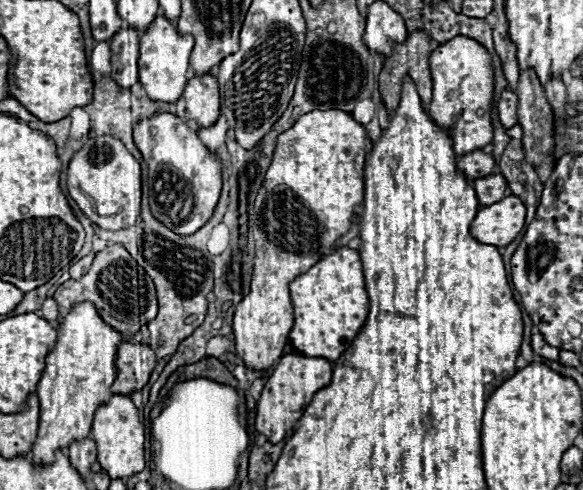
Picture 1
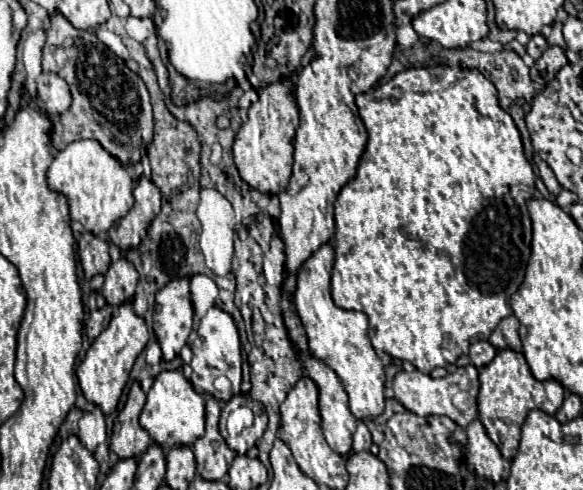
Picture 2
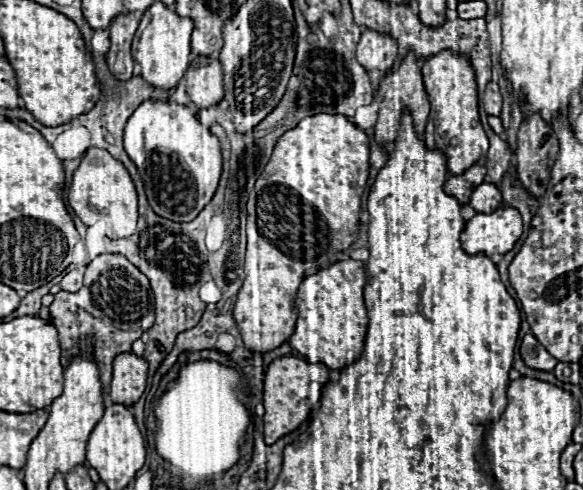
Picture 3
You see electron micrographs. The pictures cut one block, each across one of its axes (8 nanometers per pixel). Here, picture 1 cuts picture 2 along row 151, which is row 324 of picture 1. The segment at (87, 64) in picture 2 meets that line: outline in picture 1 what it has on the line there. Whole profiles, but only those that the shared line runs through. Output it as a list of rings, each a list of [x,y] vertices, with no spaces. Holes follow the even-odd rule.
[[[112,244],[102,252],[98,252],[90,270],[80,280],[64,282],[54,292],[54,300],[58,304],[58,320],[56,320],[58,324],[72,310],[72,306],[80,302],[92,302],[102,320],[122,336],[140,332],[140,328],[150,320],[154,320],[158,312],[156,290],[150,276],[134,262],[134,258],[126,252],[126,248],[118,244]]]

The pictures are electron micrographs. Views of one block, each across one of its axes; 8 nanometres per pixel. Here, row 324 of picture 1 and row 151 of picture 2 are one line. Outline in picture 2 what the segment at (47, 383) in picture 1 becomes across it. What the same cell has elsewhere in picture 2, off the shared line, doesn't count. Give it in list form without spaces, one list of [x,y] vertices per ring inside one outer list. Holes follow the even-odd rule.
[[[76,140],[60,150],[48,168],[48,184],[52,190],[66,194],[70,202],[70,218],[96,236],[106,234],[108,228],[126,216],[134,204],[134,182],[130,174],[118,158],[100,146],[98,140]]]

